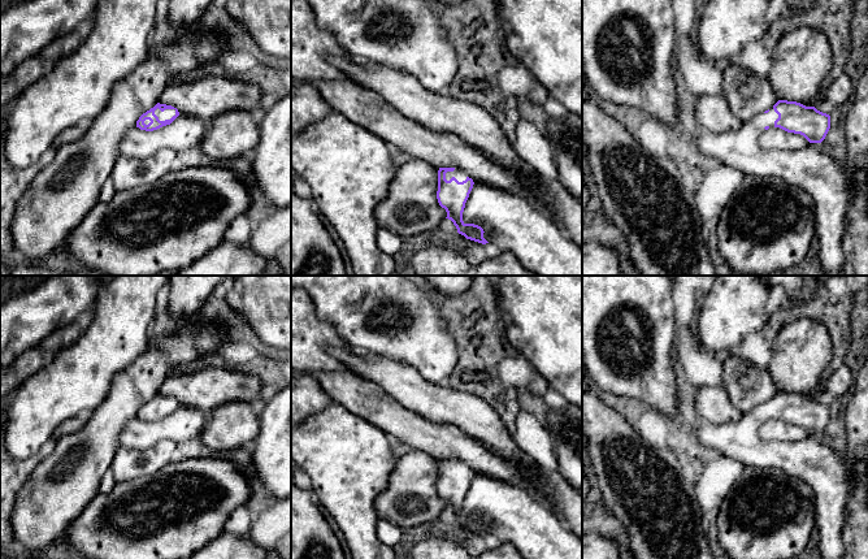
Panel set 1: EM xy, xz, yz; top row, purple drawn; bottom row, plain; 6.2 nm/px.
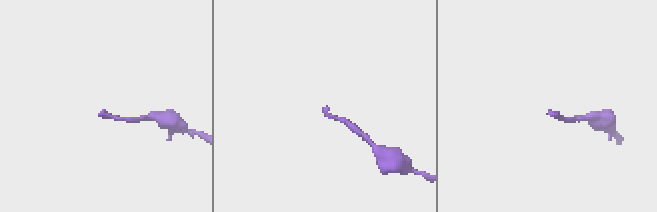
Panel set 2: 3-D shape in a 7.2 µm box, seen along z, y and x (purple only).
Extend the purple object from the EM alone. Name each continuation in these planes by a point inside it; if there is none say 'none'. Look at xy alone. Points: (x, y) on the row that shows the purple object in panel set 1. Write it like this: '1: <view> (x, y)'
1: xy (168, 113)

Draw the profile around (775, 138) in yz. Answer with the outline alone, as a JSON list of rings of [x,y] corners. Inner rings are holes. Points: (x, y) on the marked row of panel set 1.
[[[769,127],[759,136],[759,144],[765,151],[772,150],[791,150],[797,151],[808,146],[808,140],[800,135],[794,133],[787,133],[780,127]]]

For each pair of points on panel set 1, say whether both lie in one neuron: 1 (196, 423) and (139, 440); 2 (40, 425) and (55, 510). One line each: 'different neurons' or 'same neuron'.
1: same neuron
2: different neurons

